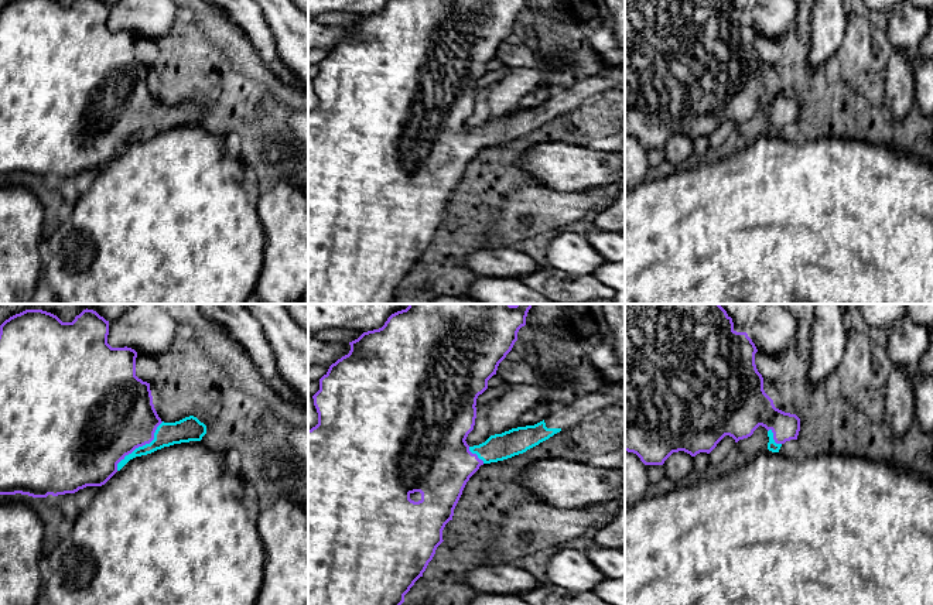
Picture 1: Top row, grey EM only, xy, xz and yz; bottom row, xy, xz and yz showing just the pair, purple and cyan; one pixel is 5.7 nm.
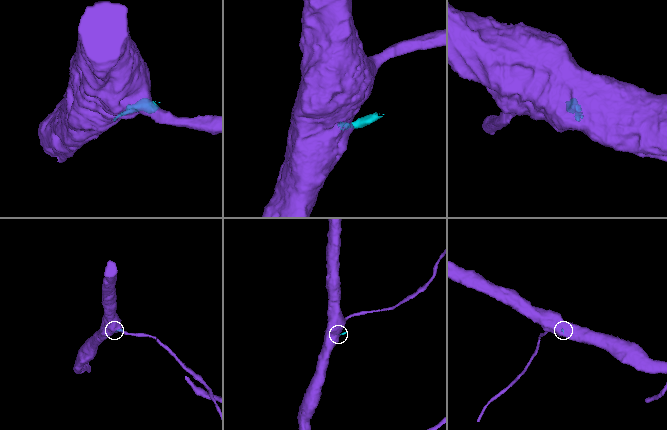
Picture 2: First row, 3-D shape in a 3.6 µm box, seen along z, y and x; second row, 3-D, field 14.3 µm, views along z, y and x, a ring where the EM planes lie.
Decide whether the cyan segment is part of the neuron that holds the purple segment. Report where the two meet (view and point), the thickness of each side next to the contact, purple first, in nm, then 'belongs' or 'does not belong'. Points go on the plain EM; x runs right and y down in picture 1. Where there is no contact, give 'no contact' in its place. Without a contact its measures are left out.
contact xy (140, 129); calibres 500 and 130 nm; belongs

